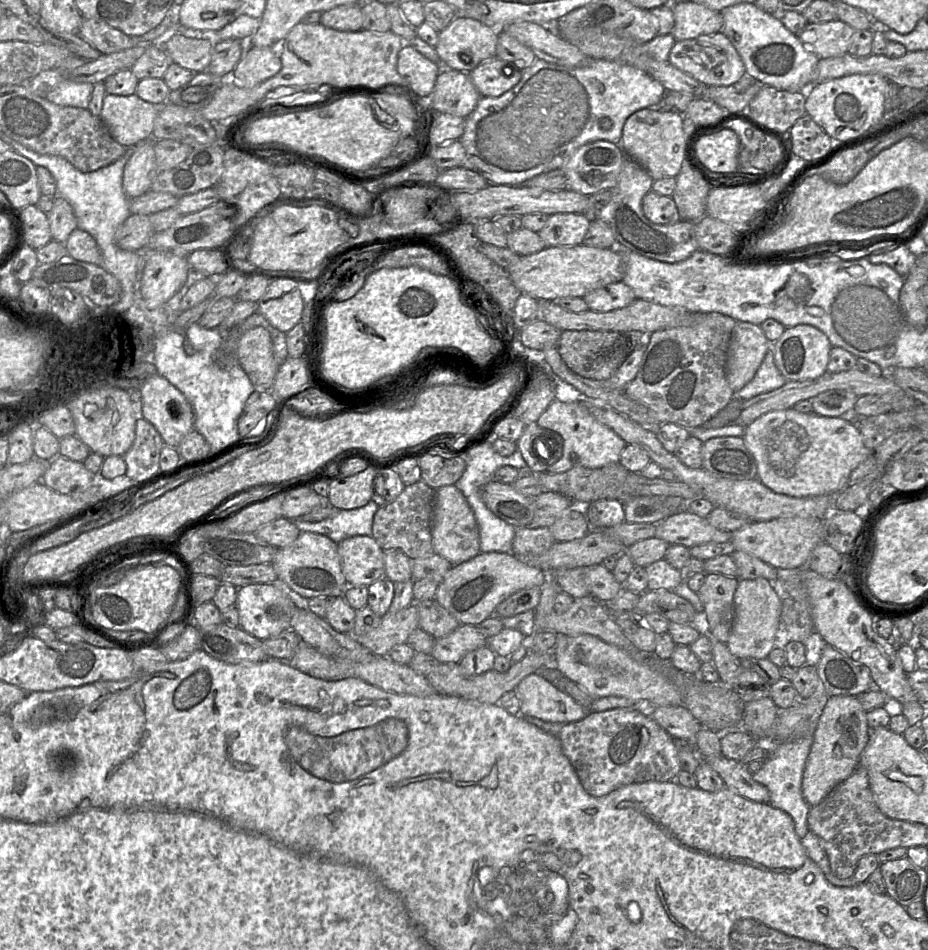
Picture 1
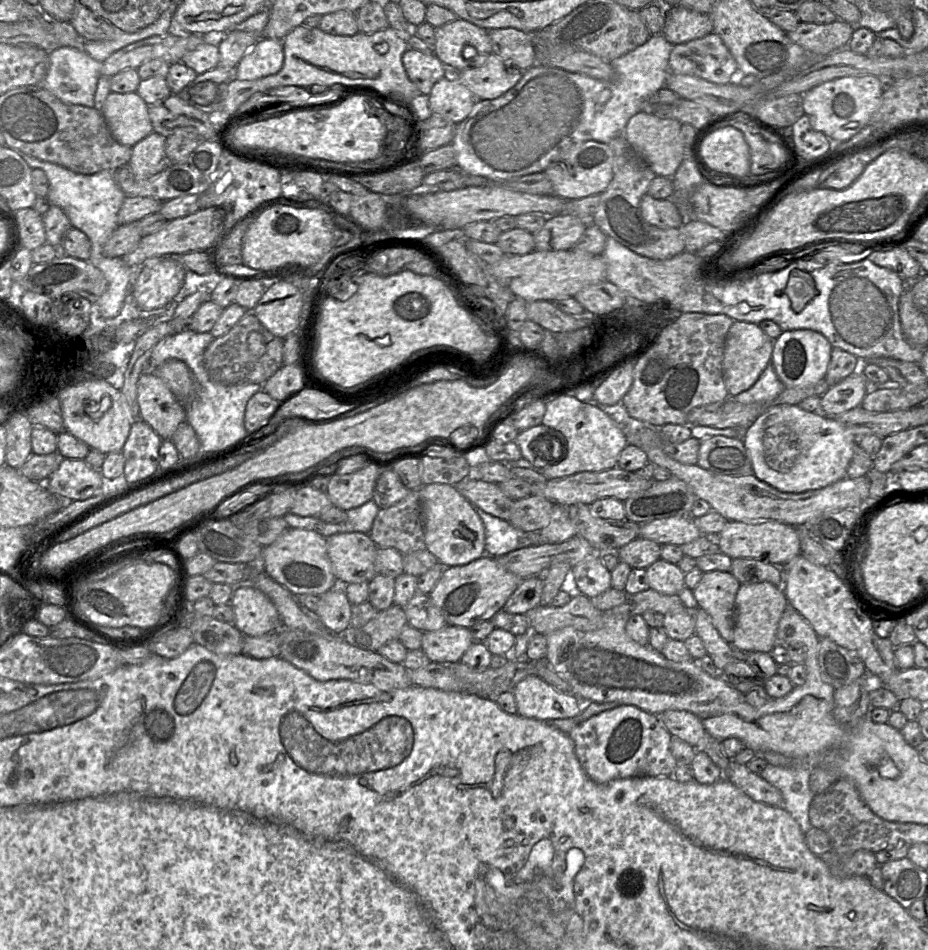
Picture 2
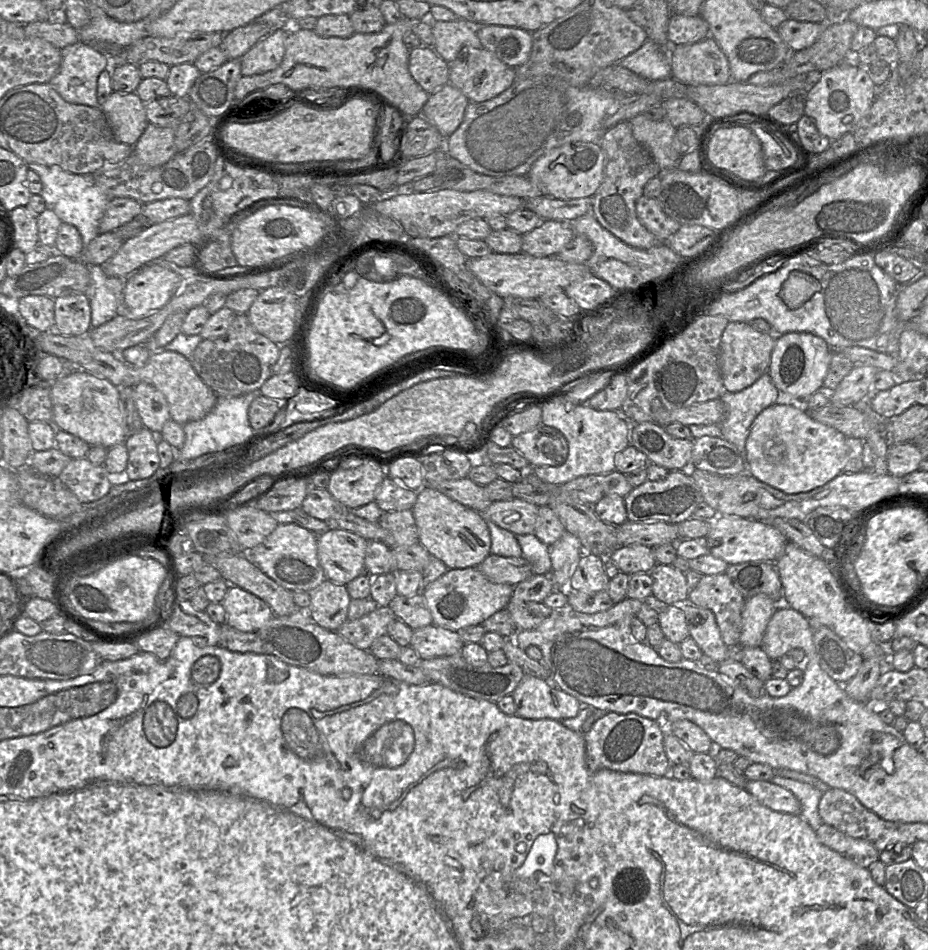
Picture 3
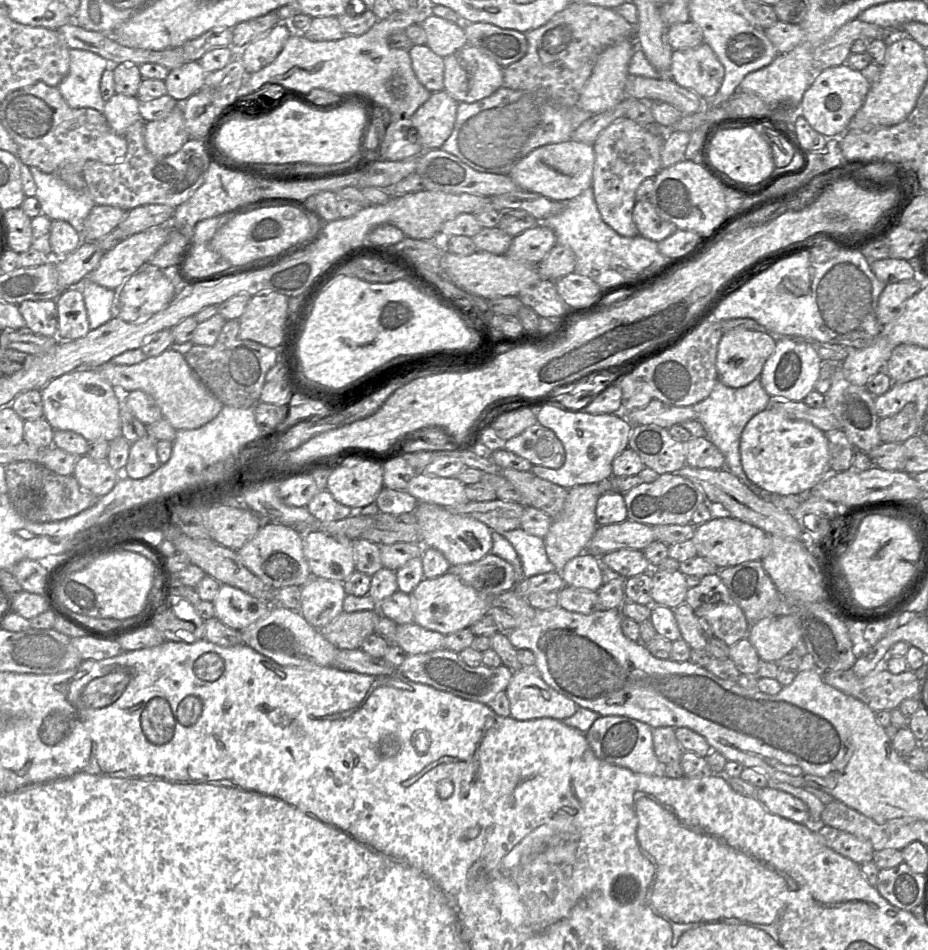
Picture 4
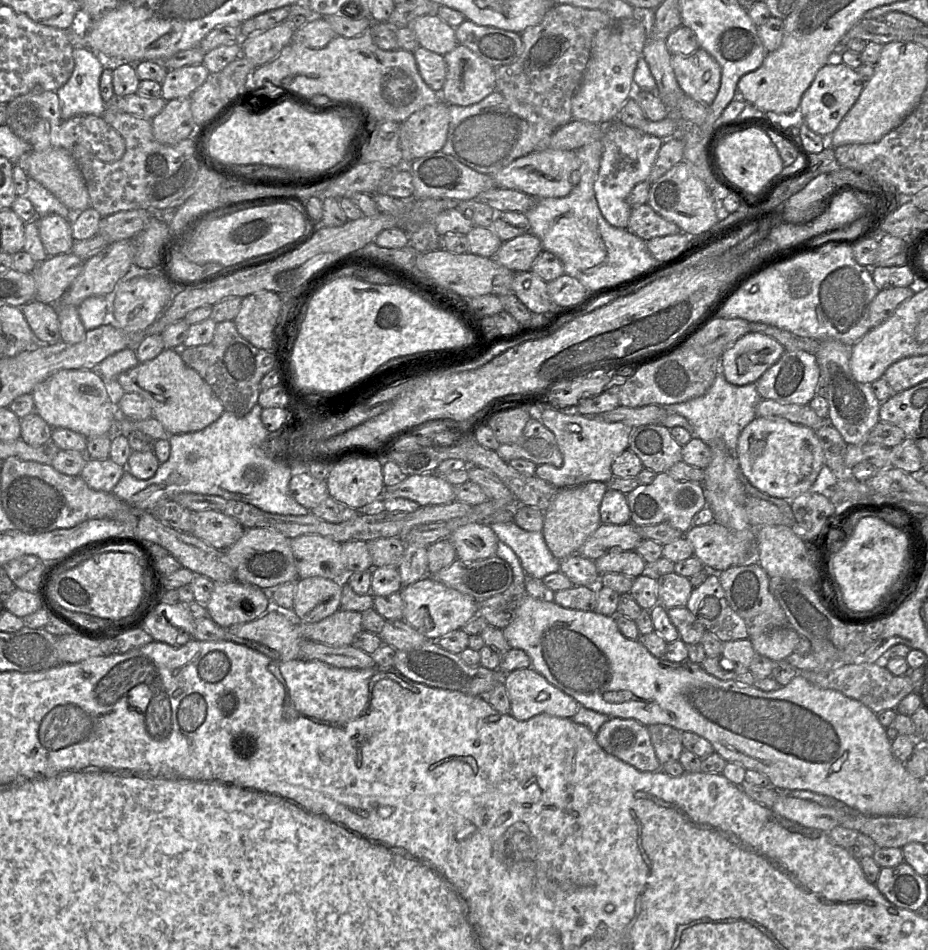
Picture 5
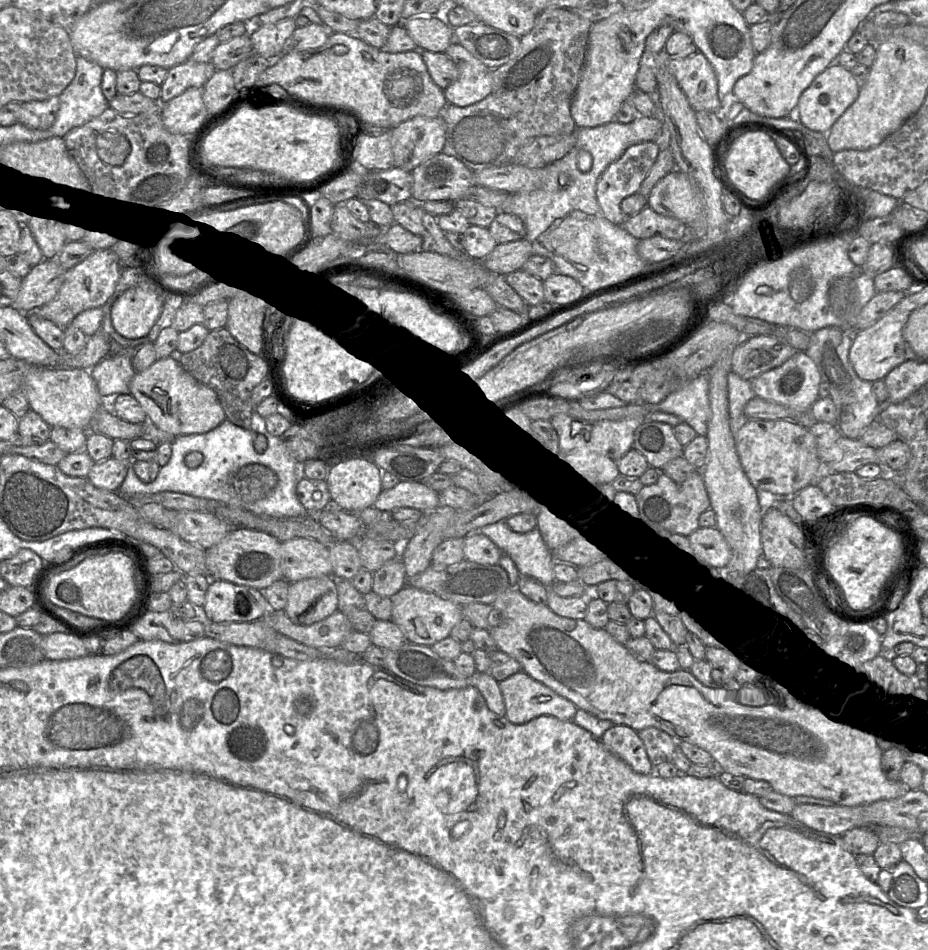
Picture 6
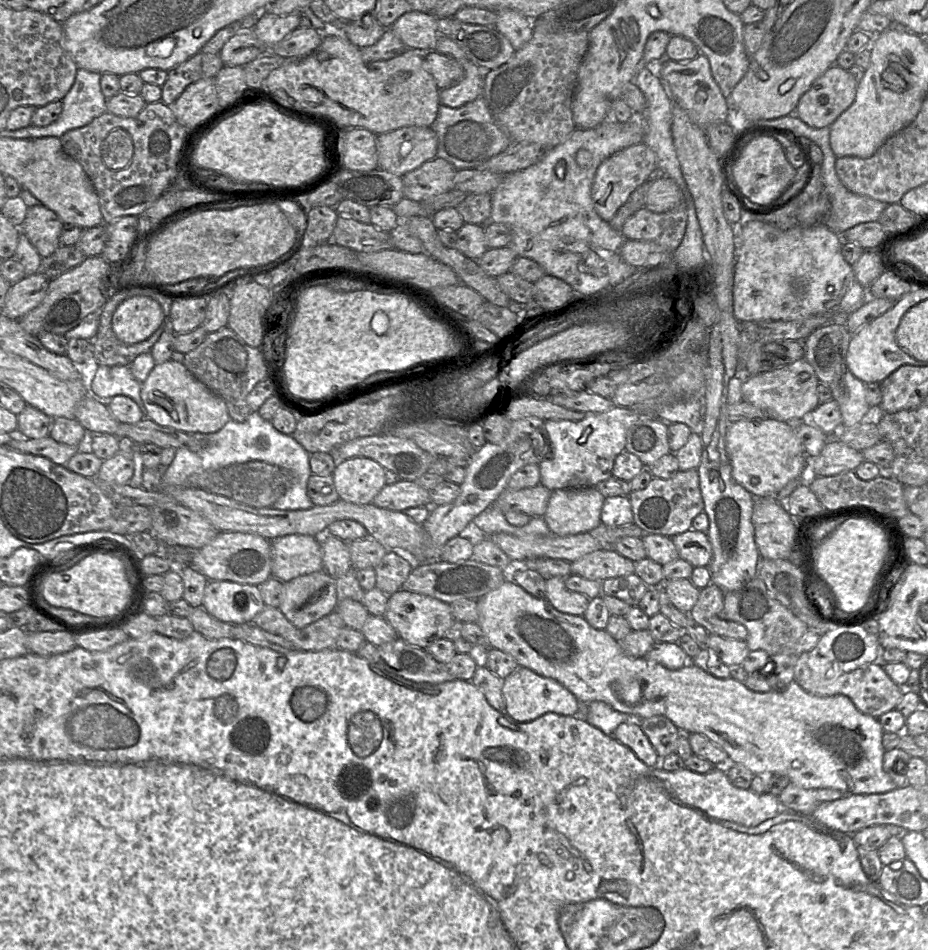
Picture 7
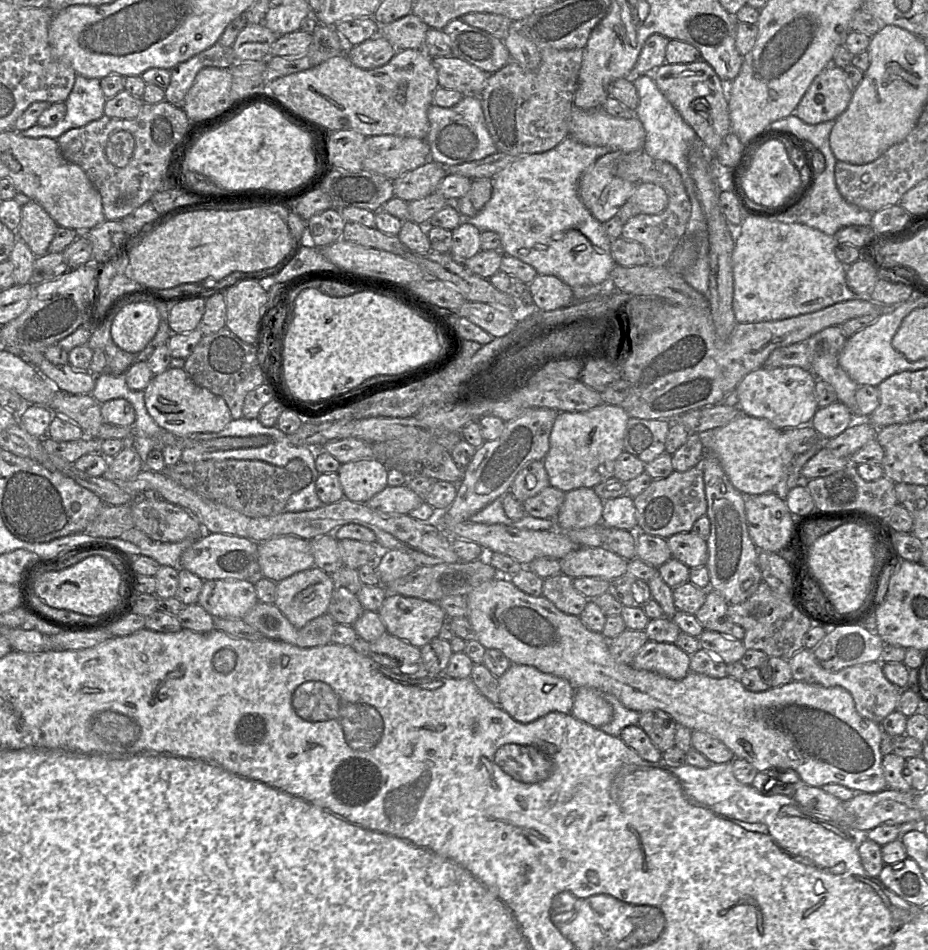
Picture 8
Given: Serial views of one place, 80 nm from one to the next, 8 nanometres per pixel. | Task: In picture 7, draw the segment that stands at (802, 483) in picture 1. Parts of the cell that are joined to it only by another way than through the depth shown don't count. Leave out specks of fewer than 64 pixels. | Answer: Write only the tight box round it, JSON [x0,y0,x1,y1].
[726,417,806,498]

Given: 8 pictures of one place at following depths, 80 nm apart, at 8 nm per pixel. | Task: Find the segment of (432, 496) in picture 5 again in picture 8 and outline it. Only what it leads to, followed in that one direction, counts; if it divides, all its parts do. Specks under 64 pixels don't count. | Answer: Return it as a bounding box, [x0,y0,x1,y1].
[366,484,425,514]

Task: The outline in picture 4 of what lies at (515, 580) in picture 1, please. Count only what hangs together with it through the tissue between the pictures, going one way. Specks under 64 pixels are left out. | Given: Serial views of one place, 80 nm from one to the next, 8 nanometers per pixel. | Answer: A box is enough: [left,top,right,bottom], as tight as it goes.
[410,571,495,636]

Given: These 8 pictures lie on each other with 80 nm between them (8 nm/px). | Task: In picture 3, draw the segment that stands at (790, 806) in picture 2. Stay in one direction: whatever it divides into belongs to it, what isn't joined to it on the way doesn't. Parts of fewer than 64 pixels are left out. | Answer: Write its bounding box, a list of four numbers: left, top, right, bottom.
[771,773,823,831]

